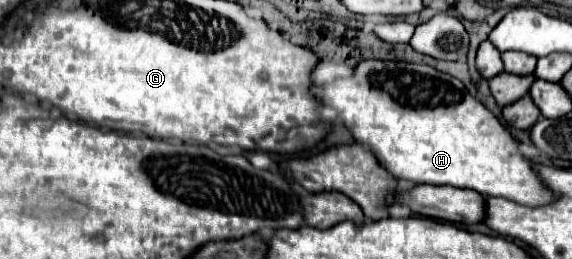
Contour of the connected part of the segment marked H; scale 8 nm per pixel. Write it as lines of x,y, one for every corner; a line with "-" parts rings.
360,60
350,78
336,78
334,82
314,86
312,92
322,106
330,106
338,112
338,120
350,130
354,140
368,148
378,164
396,180
470,188
482,196
500,196
526,206
542,204
542,200
546,200
546,192
542,192
534,168
528,158
518,152
508,130
490,110
468,94
460,80
450,74
438,72
426,64
410,64
402,60

